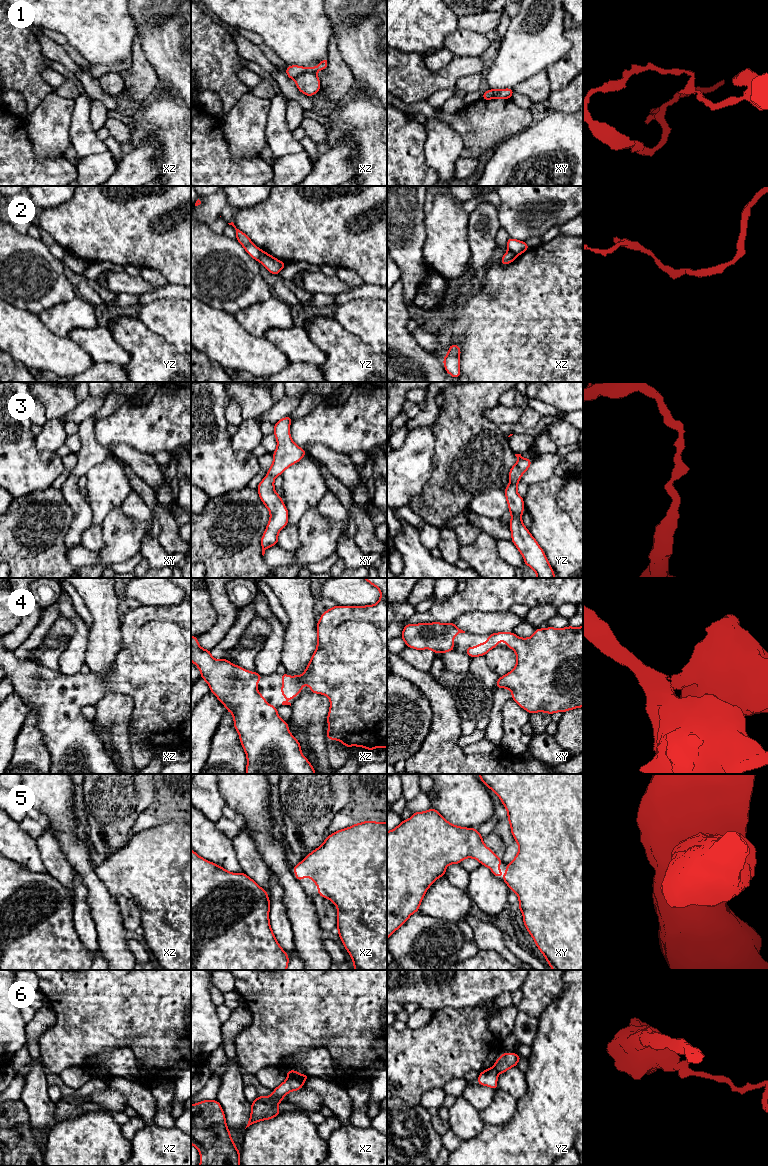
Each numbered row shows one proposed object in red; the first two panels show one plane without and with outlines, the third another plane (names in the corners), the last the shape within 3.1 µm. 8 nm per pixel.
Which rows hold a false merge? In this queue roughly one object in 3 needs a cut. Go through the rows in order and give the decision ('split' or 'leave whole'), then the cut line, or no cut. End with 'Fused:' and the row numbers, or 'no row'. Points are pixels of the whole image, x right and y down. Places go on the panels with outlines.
1: split; cut in xz along (315, 72), (303, 72), (293, 79)
2: split; cut in yz along (260, 249), (258, 260)
3: leave whole; no cut
4: leave whole; no cut
5: leave whole; no cut
6: split; cut in xz along (288, 1077), (300, 1079), (303, 1082)
Fused: 1, 2, 6

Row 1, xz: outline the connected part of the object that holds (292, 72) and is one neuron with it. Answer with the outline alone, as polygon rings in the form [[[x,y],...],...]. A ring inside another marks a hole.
[[[328,57],[324,58],[320,62],[320,64],[317,65],[316,67],[307,68],[307,67],[297,66],[297,65],[288,66],[288,67],[286,67],[286,75],[290,79],[294,80],[297,76],[299,76],[303,73],[306,73],[306,72],[316,73],[317,71],[326,69],[327,66],[328,66]]]

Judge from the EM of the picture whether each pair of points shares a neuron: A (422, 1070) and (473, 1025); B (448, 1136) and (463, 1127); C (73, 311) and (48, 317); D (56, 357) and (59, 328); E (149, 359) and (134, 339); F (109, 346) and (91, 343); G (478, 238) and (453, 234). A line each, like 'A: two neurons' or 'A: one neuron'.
A: one neuron
B: two neurons
C: one neuron
D: two neurons
E: one neuron
F: one neuron
G: two neurons

